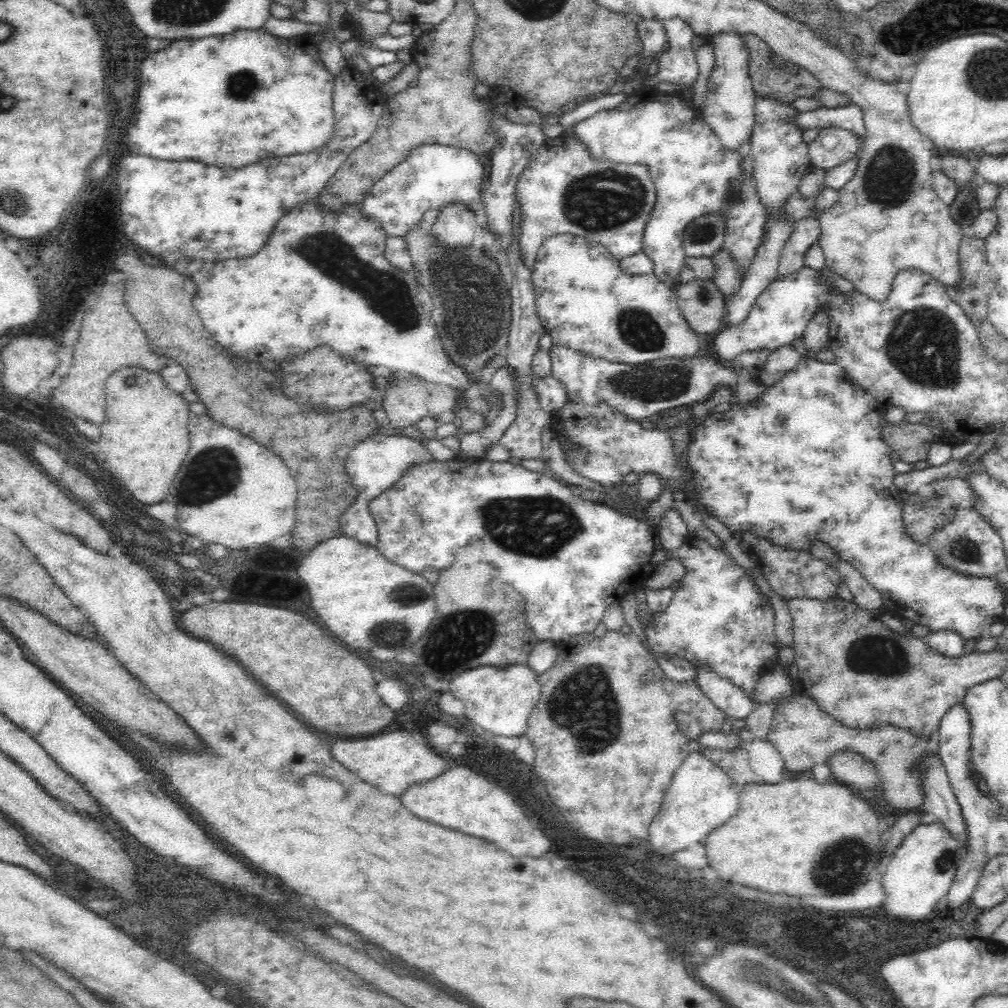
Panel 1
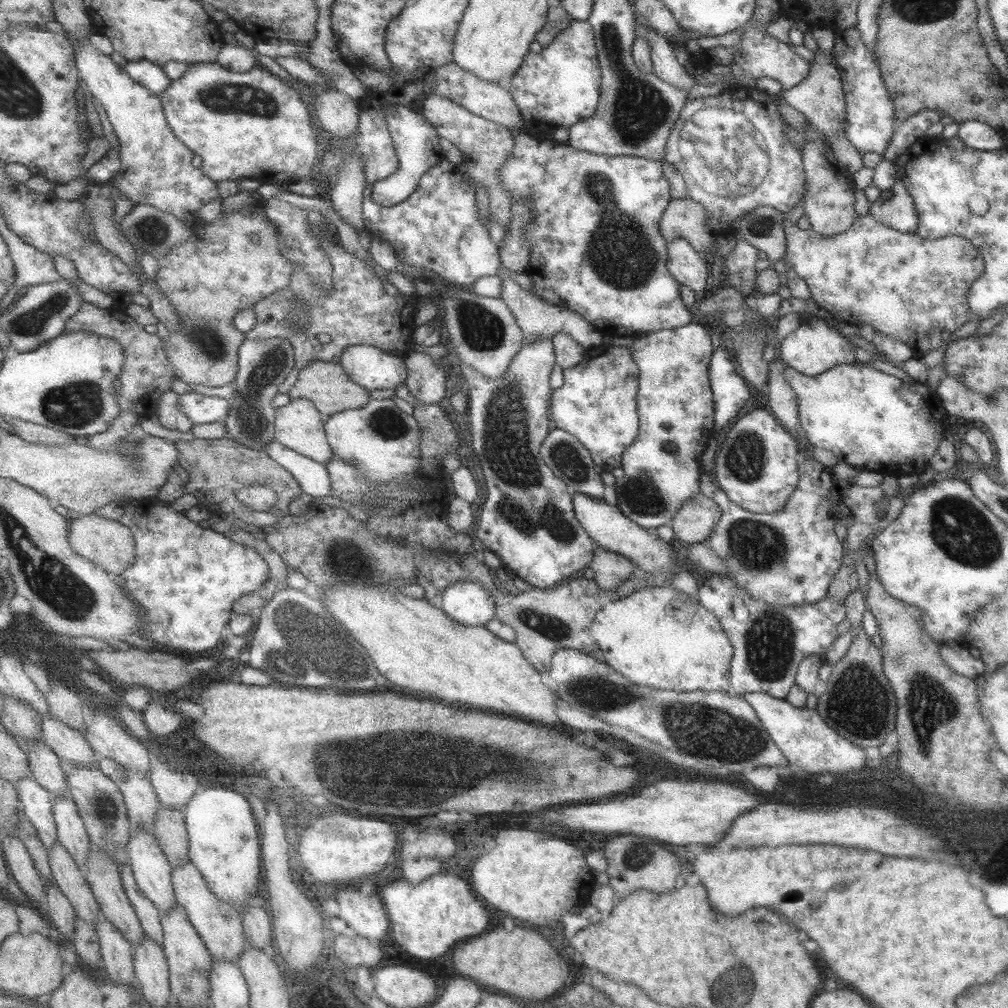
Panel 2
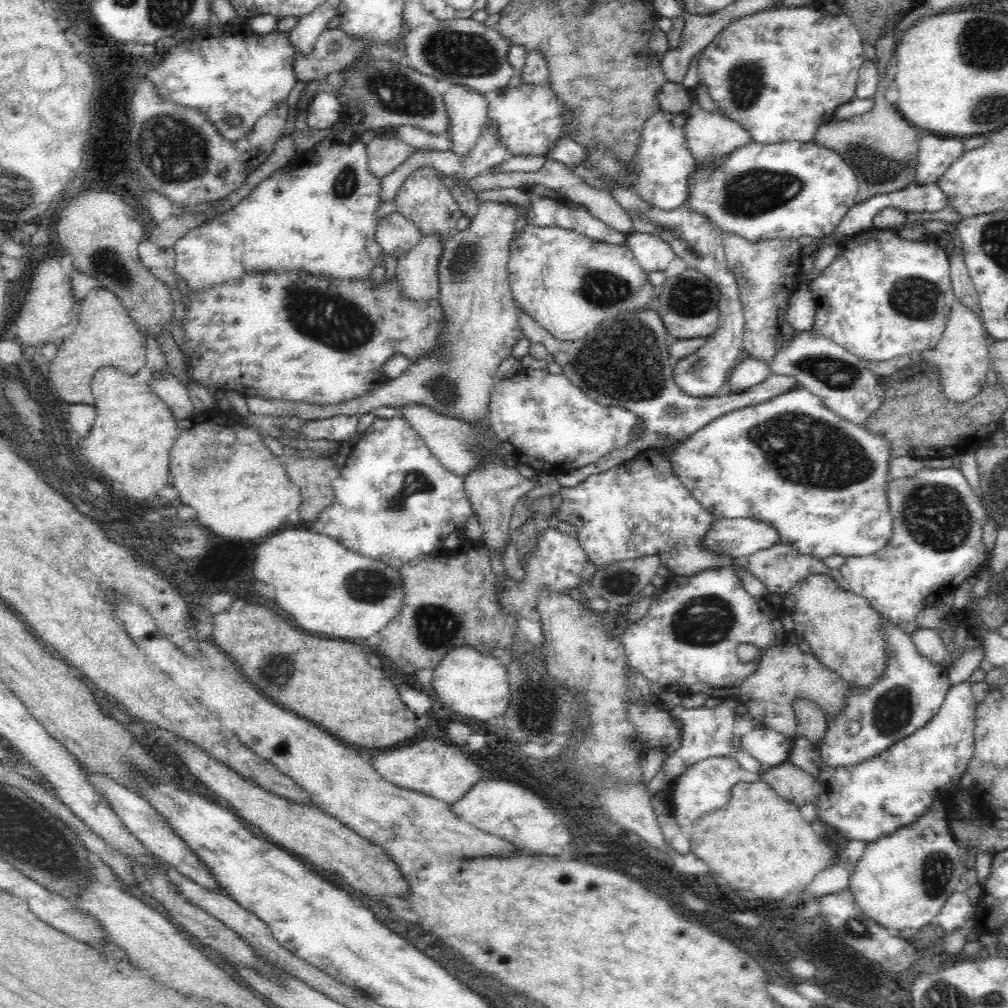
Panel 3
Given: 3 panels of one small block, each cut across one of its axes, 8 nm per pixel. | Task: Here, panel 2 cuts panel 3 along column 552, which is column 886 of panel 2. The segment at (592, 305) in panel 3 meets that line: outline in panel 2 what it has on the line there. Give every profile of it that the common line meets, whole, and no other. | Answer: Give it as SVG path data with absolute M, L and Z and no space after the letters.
M859 216L847 232L837 236L823 236L813 230L799 230L797 224L783 220L785 230L785 260L793 268L799 280L809 288L815 304L839 320L845 320L853 326L869 324L875 332L881 332L893 340L899 340L915 350L915 358L921 358L939 346L945 346L945 340L969 322L971 310L967 304L969 288L985 270L983 256L975 246L963 236L943 236L937 240L925 240L917 234L897 232L885 224L875 222L871 216Z

